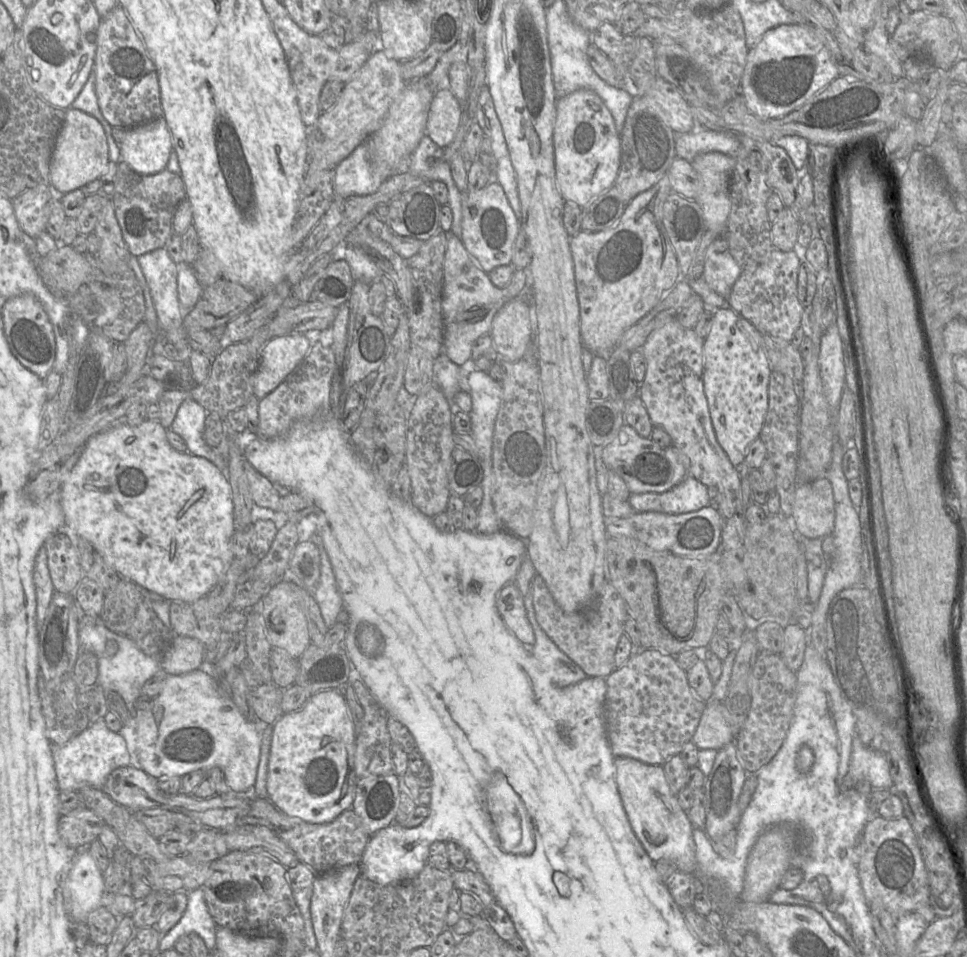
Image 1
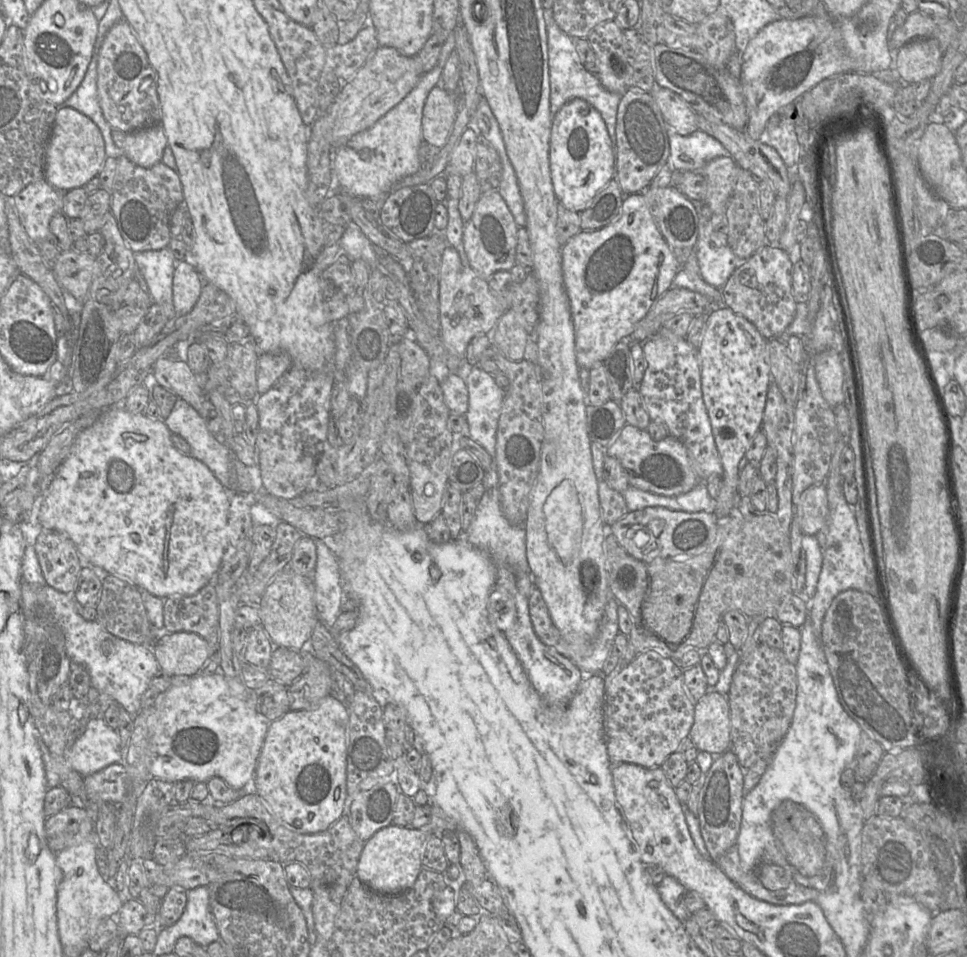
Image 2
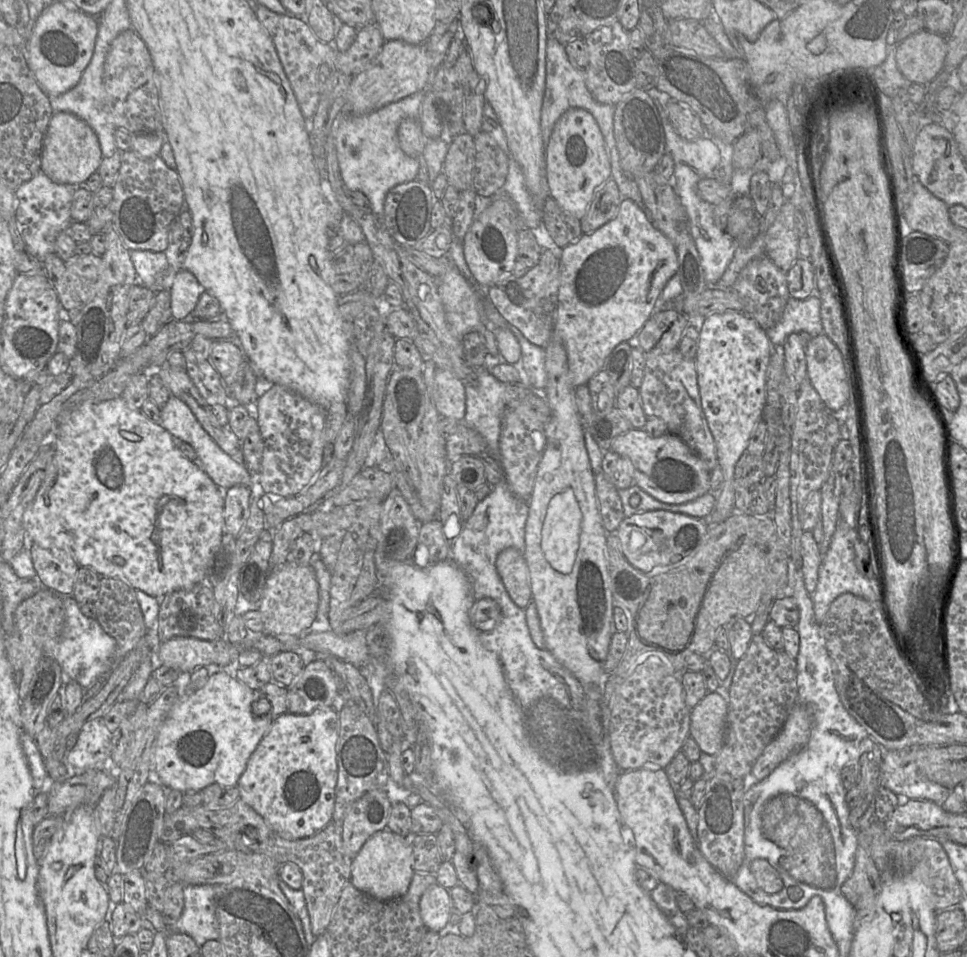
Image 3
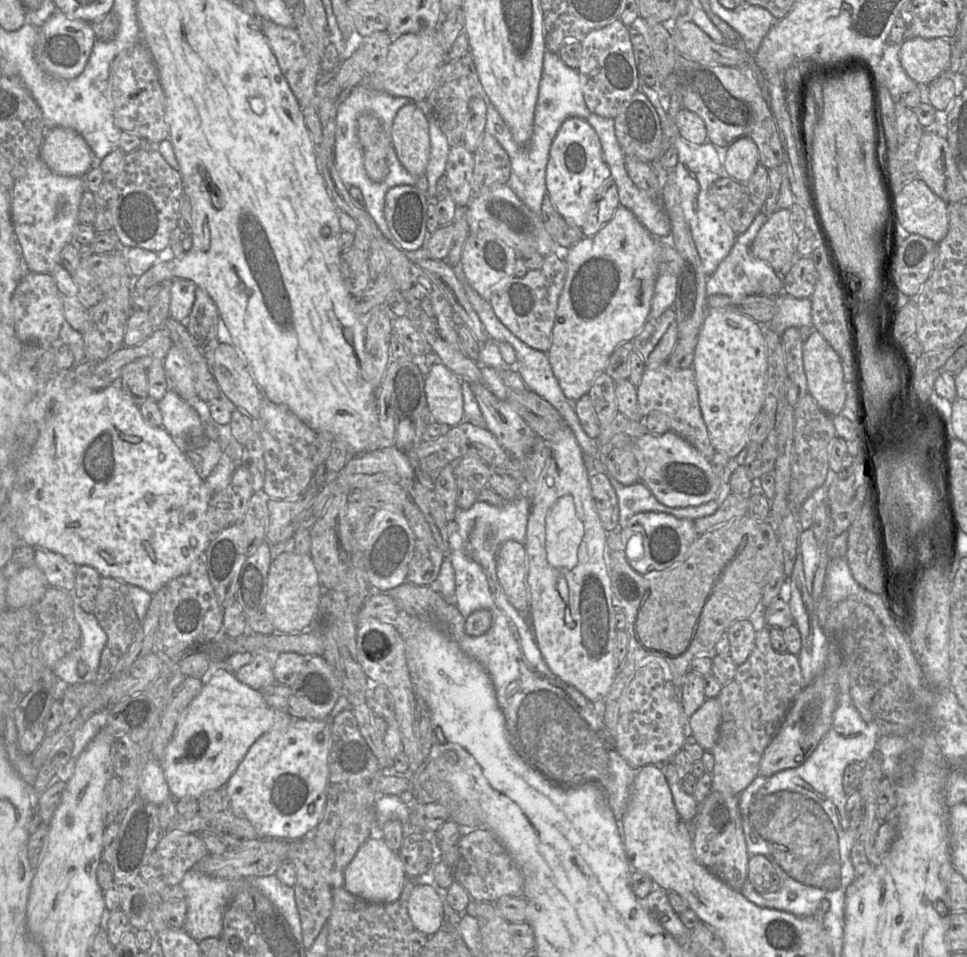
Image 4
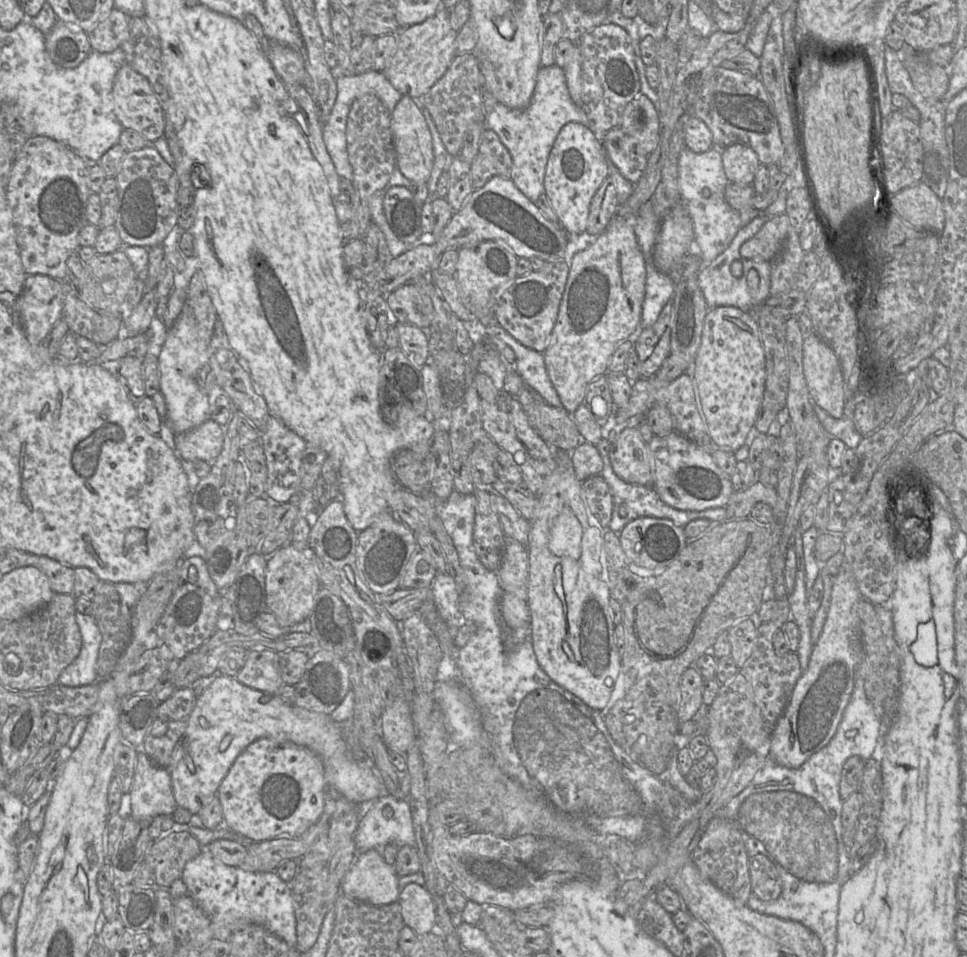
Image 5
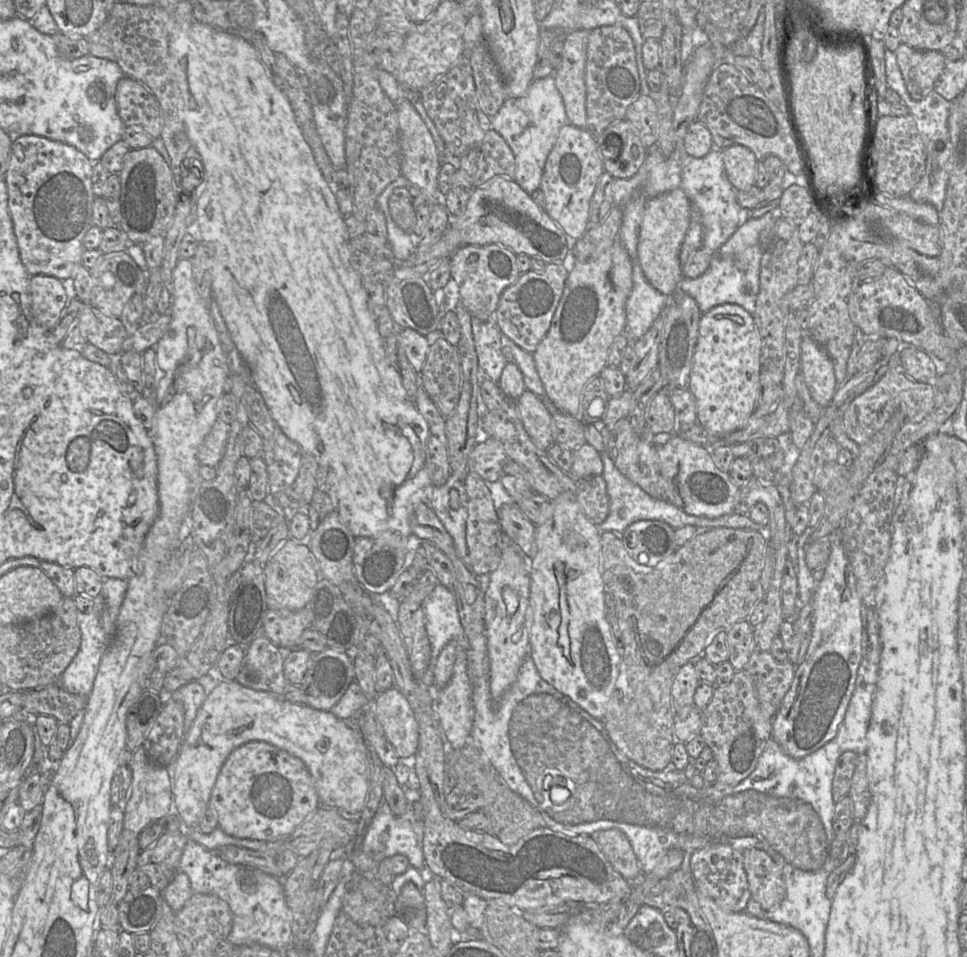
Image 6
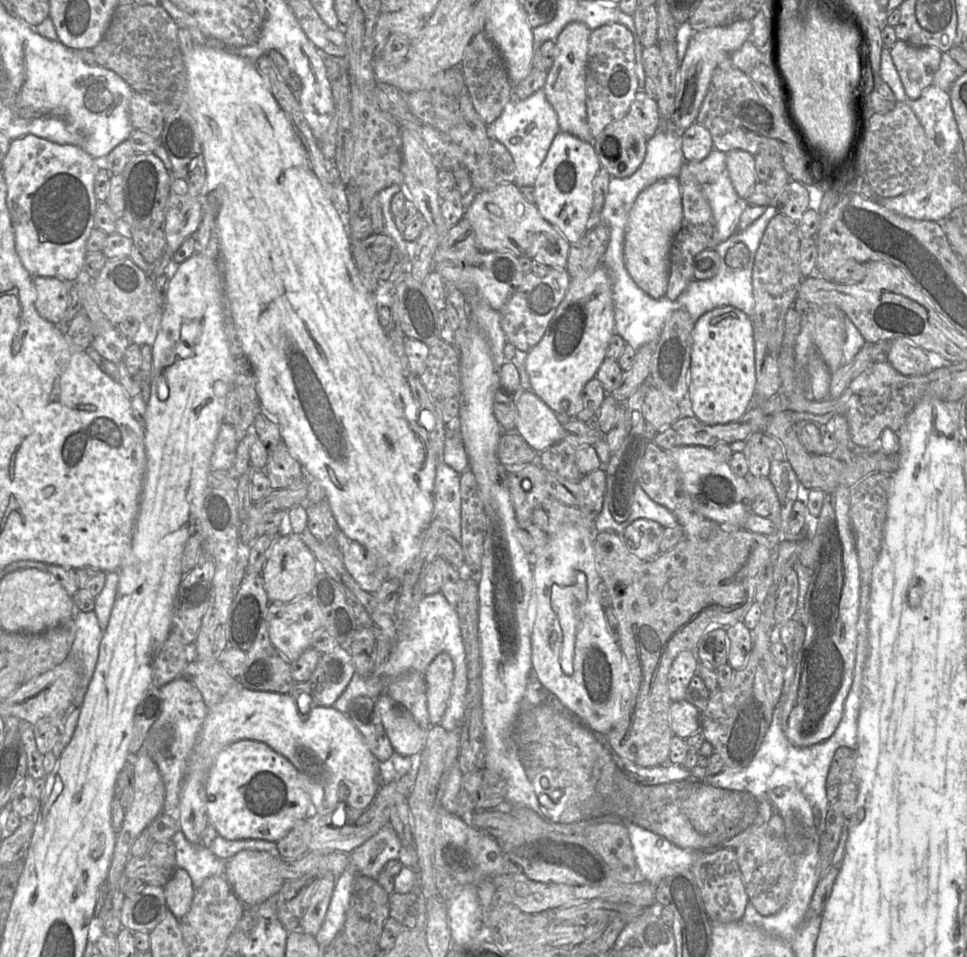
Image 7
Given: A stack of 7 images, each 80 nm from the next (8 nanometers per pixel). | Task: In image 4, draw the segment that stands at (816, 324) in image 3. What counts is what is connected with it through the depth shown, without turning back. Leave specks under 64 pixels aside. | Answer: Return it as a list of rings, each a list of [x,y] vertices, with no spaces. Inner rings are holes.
[[[781,293],[777,298],[777,313],[768,325],[762,326],[769,327],[780,336],[790,327],[812,326],[812,303],[810,298],[797,299],[789,294]]]

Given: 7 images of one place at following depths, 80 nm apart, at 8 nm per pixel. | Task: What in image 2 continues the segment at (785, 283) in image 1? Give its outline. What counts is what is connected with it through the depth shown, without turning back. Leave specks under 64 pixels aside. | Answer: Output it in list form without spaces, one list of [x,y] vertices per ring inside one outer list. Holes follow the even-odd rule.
[[[765,245],[739,266],[722,288],[724,305],[748,319],[764,338],[781,336],[795,318],[797,302],[792,292],[794,263],[779,246]]]

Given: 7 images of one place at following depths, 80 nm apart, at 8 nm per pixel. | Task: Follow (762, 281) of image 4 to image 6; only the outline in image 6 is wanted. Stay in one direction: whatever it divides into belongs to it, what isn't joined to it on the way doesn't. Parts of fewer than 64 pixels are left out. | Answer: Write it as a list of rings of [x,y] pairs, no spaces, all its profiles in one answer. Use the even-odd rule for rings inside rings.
[[[777,207],[760,218],[745,221],[728,241],[714,252],[708,270],[697,278],[683,278],[679,289],[696,300],[702,313],[715,306],[730,303],[740,305],[753,314],[760,290],[760,263],[764,252],[760,244],[760,234],[768,224],[774,224],[781,217],[781,209]]]

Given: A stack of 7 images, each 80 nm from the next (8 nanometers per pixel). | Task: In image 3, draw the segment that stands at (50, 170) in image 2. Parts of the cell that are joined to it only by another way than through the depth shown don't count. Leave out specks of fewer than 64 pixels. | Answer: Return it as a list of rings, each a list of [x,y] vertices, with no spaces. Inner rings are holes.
[[[54,112],[44,138],[41,171],[56,183],[79,187],[84,185],[92,173],[98,171],[102,158],[103,155],[98,137],[84,120],[70,112]]]

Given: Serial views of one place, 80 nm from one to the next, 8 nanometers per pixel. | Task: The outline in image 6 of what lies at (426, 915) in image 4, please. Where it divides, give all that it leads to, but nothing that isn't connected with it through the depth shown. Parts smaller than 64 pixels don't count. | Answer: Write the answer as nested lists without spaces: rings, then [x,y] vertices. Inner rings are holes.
[[[407,883],[393,903],[393,913],[401,916],[410,929],[425,930],[426,907],[423,891]]]

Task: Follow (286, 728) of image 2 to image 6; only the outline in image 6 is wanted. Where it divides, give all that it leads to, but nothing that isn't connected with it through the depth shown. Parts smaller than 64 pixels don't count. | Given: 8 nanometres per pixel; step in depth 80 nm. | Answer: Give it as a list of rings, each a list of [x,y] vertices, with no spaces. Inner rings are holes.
[[[264,741],[245,743],[229,754],[217,776],[209,801],[209,807],[217,813],[218,827],[226,834],[266,842],[291,835],[319,806],[314,779],[304,762]]]

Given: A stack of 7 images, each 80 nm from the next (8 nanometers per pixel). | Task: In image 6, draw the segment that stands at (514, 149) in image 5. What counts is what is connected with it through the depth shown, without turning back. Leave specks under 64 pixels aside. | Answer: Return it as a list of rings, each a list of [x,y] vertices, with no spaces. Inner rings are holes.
[[[553,74],[542,79],[533,80],[523,95],[507,97],[499,111],[490,118],[491,128],[501,135],[514,155],[516,164],[514,181],[527,194],[531,195],[535,190],[540,189],[547,157],[557,140],[560,129],[568,123],[563,99],[556,87]]]

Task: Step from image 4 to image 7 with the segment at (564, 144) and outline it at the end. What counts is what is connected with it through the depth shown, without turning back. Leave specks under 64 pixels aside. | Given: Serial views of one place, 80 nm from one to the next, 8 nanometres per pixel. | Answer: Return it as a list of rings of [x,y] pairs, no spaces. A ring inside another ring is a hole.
[[[560,131],[549,148],[533,186],[535,205],[542,217],[570,243],[578,242],[587,230],[593,208],[594,179],[601,169],[593,143]]]

